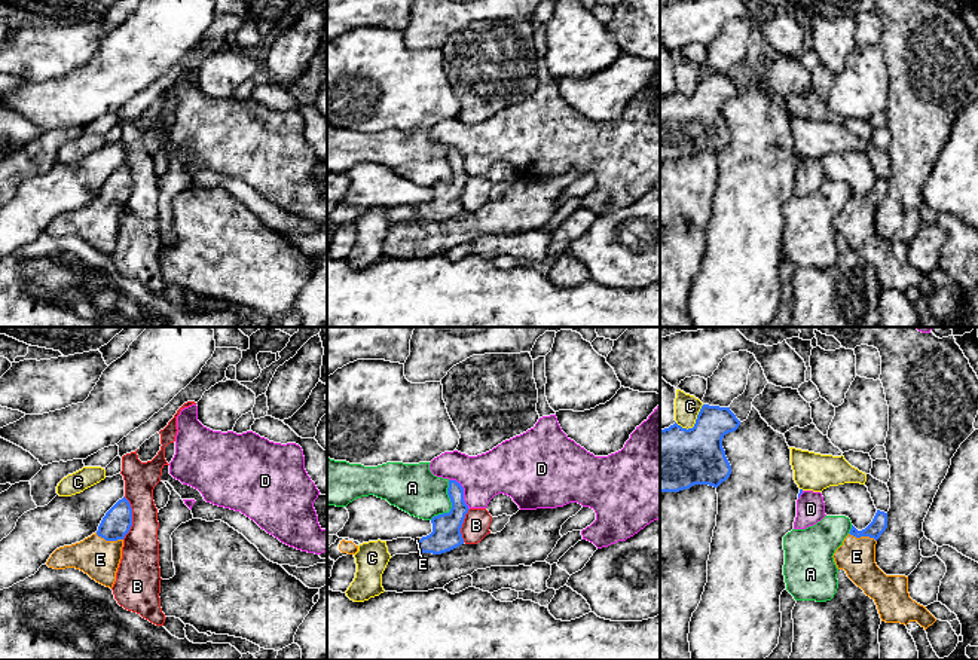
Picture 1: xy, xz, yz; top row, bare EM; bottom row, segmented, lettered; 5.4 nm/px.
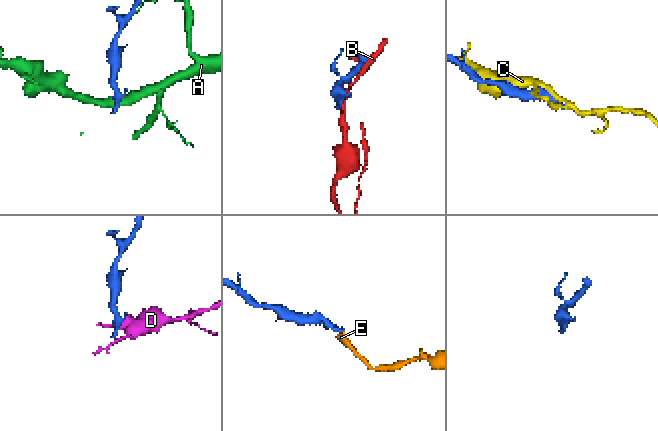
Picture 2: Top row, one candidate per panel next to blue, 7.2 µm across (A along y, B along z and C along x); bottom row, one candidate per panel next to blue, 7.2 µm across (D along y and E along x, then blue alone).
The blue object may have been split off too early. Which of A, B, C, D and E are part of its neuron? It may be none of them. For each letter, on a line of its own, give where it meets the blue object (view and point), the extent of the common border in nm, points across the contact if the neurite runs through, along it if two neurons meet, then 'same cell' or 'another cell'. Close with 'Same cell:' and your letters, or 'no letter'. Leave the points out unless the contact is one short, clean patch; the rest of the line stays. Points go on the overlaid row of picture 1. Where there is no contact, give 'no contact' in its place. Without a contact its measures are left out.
A: meets blue in xz at (452, 506); contact 240 nm long; border along xz (449, 480), (448, 497), (451, 509), (430, 519); another cell
B: meets blue in xy at (131, 518); contact 240 nm long; border along xy (125, 497), (131, 509), (131, 528), (122, 538); another cell
C: meets blue in yz at (694, 424); contact 190 nm long; another cell
D: meets blue in xz at (462, 492); contact 200 nm long; border along xz (449, 479), (454, 479), (462, 488), (462, 500), (468, 509); another cell
E: meets blue in xy at (109, 540); contact 160 nm long; runs through xy (118, 521), (109, 540), (100, 553), (100, 559); same cell
Same cell: E

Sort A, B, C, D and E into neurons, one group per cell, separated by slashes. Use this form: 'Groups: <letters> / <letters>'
Groups: A / B / C / D / E

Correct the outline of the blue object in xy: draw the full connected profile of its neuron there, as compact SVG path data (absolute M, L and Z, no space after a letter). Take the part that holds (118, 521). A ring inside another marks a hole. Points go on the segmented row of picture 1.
M123 496L106 513L95 534L80 543L56 549L46 565L54 569L80 569L111 589L122 559L123 538L131 526L132 508Z

